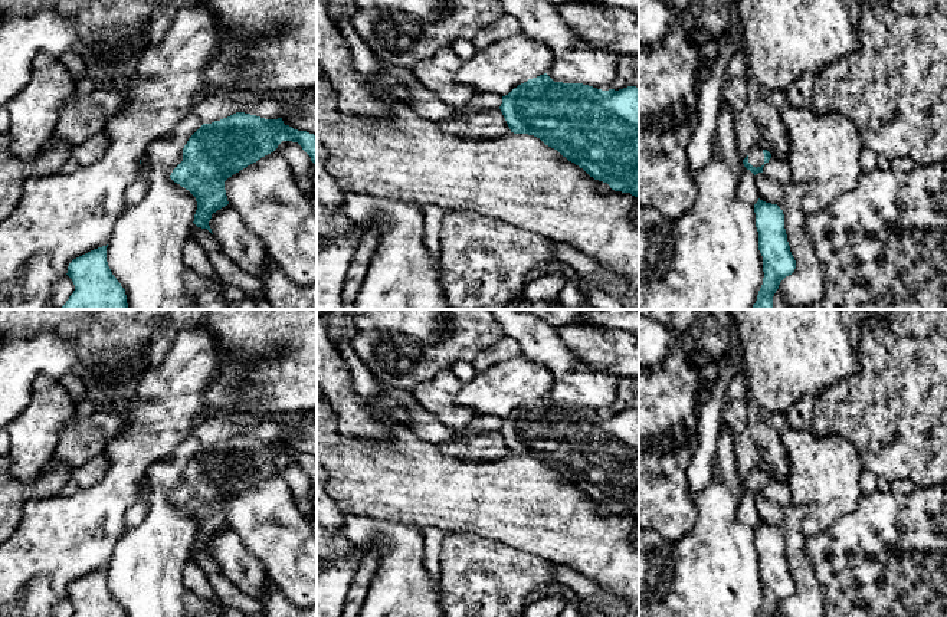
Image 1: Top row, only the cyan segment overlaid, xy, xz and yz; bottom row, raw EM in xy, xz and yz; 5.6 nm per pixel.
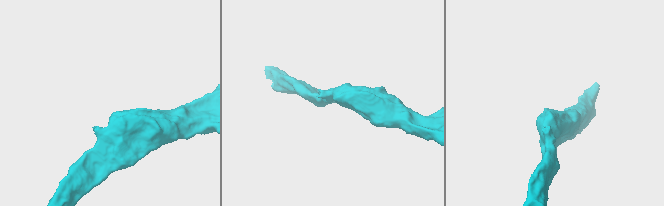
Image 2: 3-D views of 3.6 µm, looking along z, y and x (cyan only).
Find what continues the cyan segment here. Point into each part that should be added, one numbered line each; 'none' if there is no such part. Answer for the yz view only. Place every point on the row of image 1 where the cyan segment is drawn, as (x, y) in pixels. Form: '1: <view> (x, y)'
1: yz (756, 157)

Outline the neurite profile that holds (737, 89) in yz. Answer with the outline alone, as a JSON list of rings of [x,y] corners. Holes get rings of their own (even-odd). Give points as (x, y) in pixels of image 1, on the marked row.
[[[741,49],[727,65],[721,105],[727,105],[733,112],[737,144],[743,160],[763,138],[761,129],[750,112],[750,96],[753,93],[754,86],[748,75],[748,62]]]

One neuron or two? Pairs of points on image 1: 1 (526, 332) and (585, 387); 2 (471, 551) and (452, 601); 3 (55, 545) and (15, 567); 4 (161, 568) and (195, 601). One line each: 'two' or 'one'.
1: one
2: one
3: one
4: two

